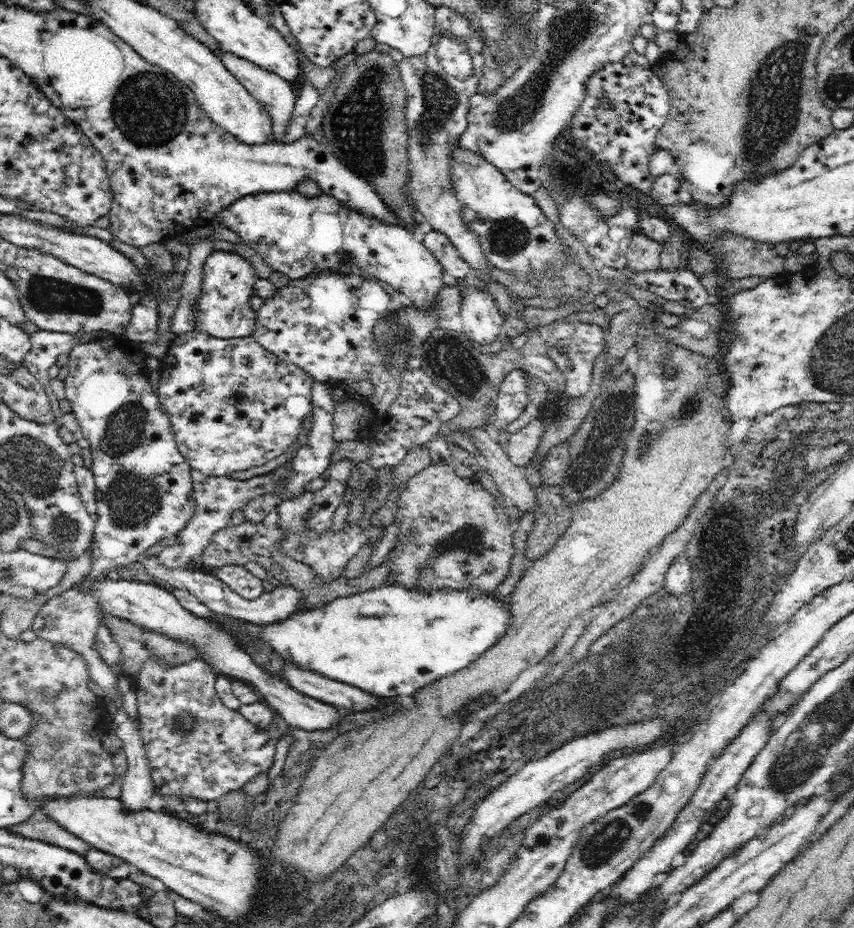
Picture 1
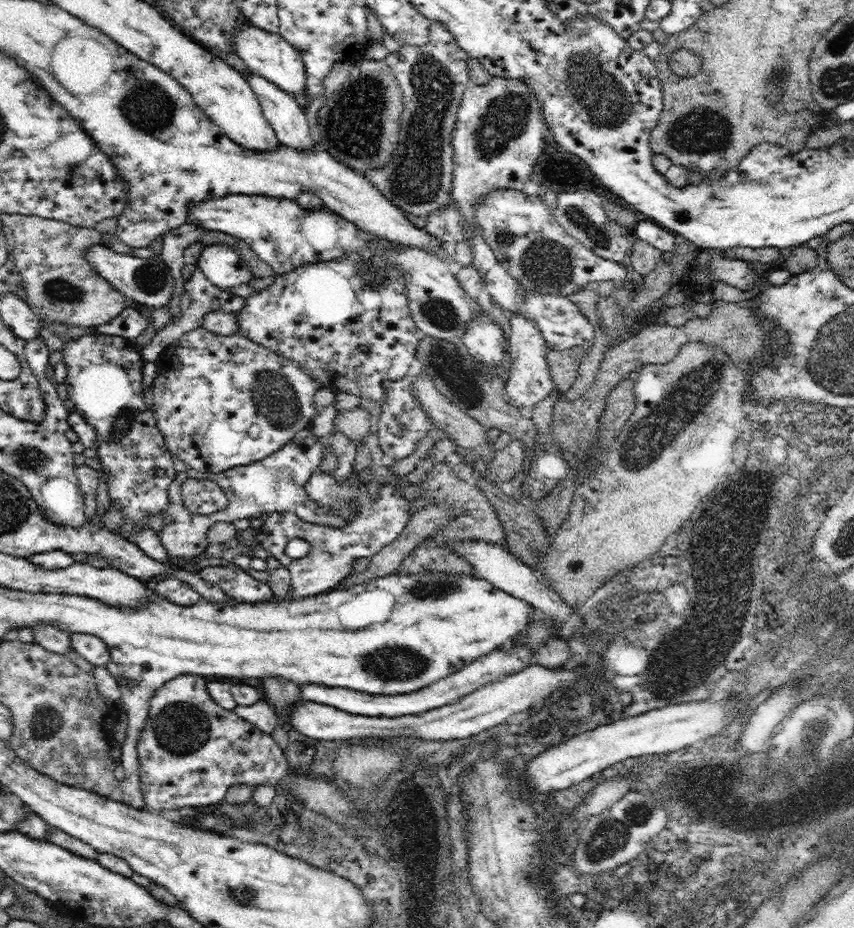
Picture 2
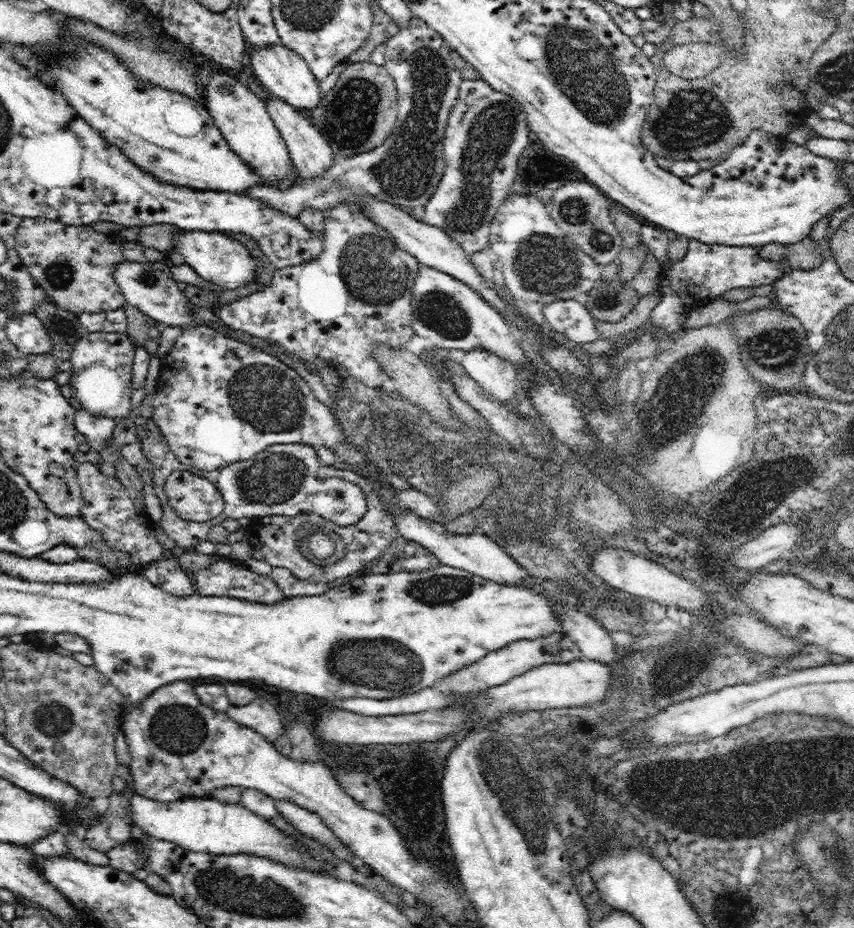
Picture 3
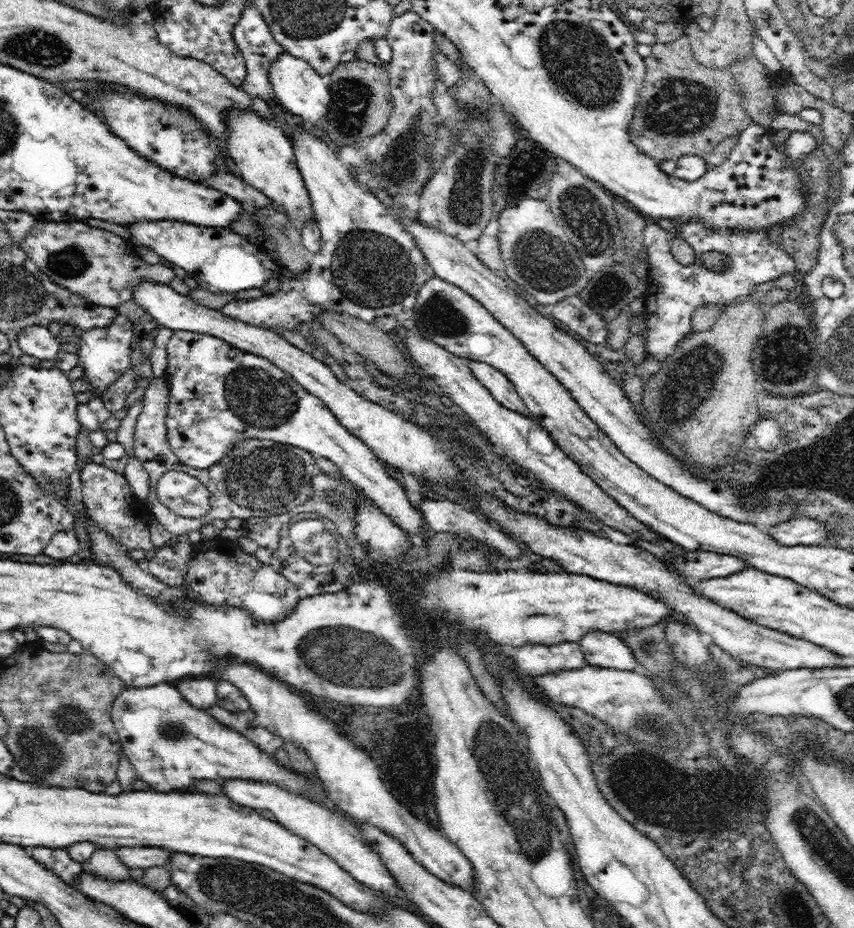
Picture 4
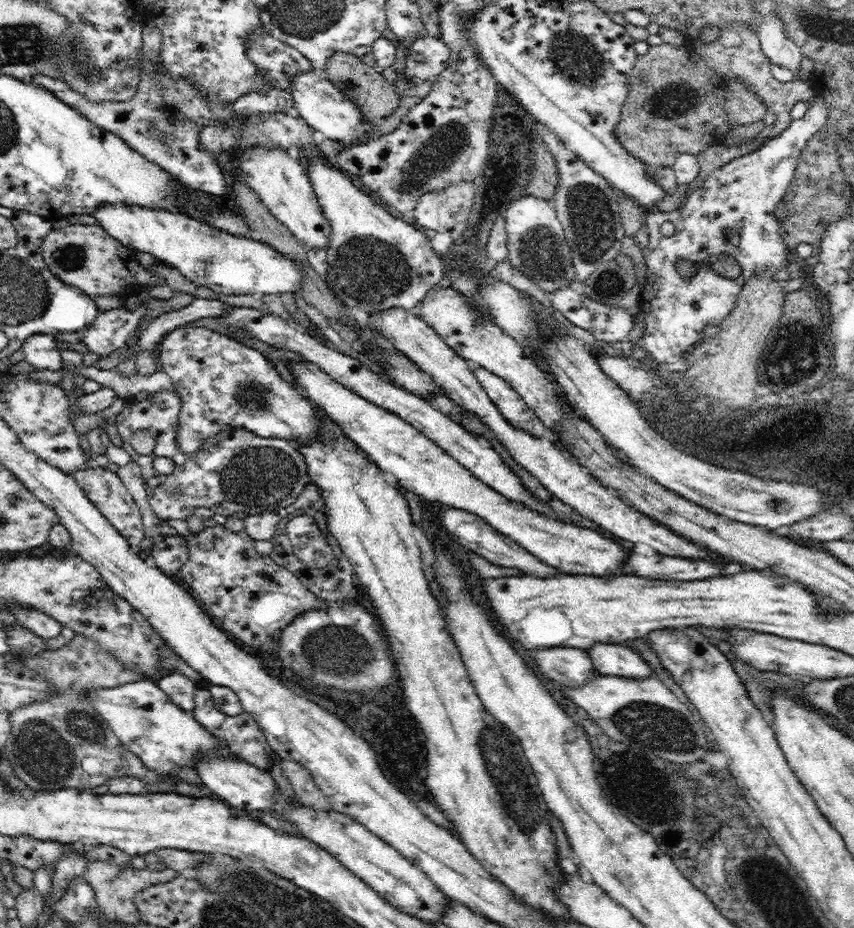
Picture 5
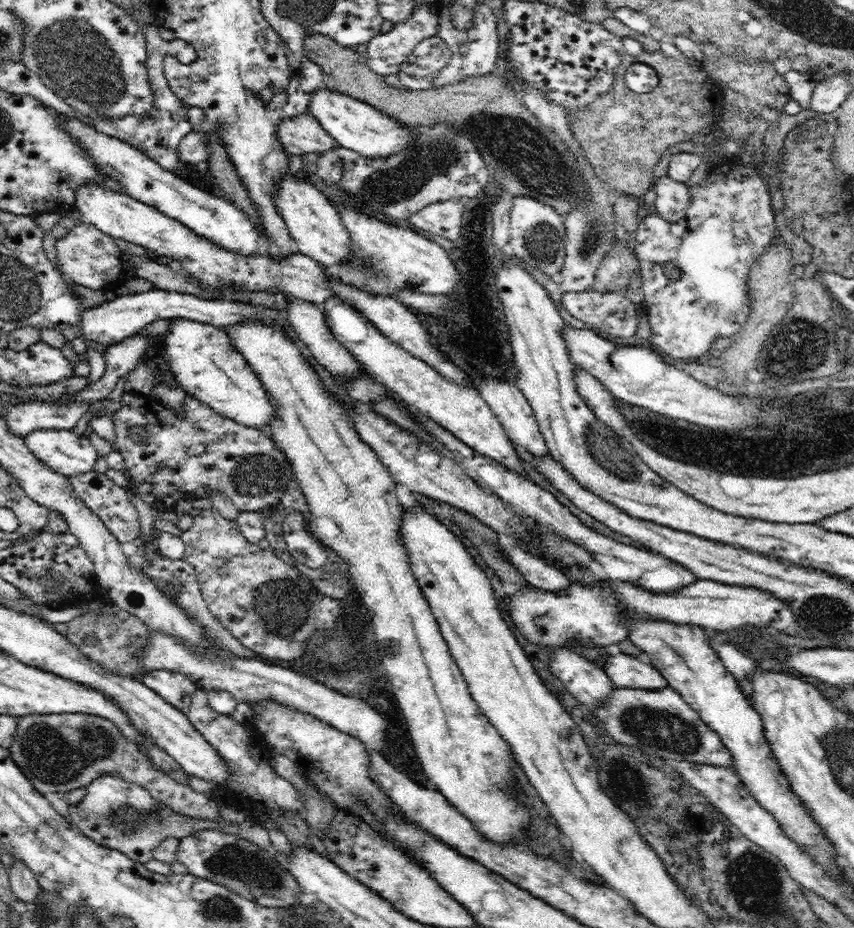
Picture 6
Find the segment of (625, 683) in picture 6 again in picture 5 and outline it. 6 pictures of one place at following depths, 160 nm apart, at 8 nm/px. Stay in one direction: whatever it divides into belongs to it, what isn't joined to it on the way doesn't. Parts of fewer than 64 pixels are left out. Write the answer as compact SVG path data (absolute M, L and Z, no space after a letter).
M594 644L588 650L594 668L600 675L646 678L653 673L650 665L625 644Z

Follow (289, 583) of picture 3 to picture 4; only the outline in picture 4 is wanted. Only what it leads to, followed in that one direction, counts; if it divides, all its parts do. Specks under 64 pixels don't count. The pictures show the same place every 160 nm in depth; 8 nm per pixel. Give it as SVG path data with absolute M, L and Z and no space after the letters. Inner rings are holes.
M306 512L299 513L290 518L288 520L288 524L284 523L281 526L281 530L279 531L279 542L276 550L271 555L271 565L275 569L276 572L280 573L282 576L285 576L299 591L300 599L316 596L318 594L325 593L335 593L339 590L344 590L346 586L346 582L348 582L348 573L349 567L346 562L348 562L348 558L351 557L351 548L347 545L346 540L343 538L341 534L337 532L336 525L329 520L328 518L324 518L321 515L314 512ZM306 519L317 519L322 521L326 530L328 530L334 537L336 538L336 543L338 543L338 560L333 562L330 565L312 565L305 558L296 555L294 550L294 545L292 545L292 539L288 536L289 525Z

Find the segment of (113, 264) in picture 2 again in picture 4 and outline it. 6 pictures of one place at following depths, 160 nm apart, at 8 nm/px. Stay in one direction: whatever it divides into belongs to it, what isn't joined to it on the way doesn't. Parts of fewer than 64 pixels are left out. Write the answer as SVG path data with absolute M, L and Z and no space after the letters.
M142 279L133 288L133 299L158 322L160 327L171 328L173 331L185 330L210 334L233 344L242 351L252 352L271 361L283 372L292 376L293 380L296 380L310 395L324 401L340 424L348 432L362 439L376 454L378 461L398 476L412 474L425 480L426 484L448 482L455 485L456 482L460 482L458 465L453 463L452 457L438 444L436 437L424 424L408 422L403 414L396 414L390 409L364 399L348 383L340 382L325 363L313 358L312 354L299 350L272 329L246 324L226 316L220 310L196 304L189 295L174 291L169 284Z

